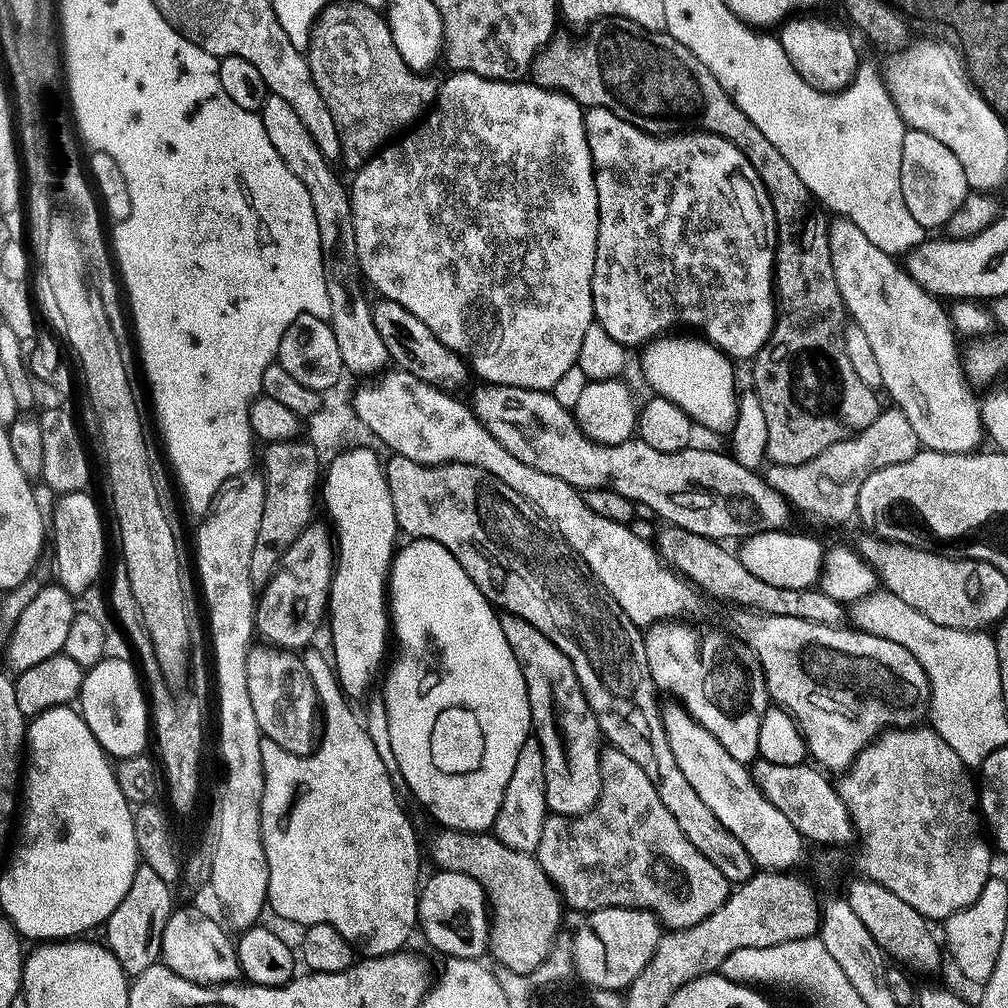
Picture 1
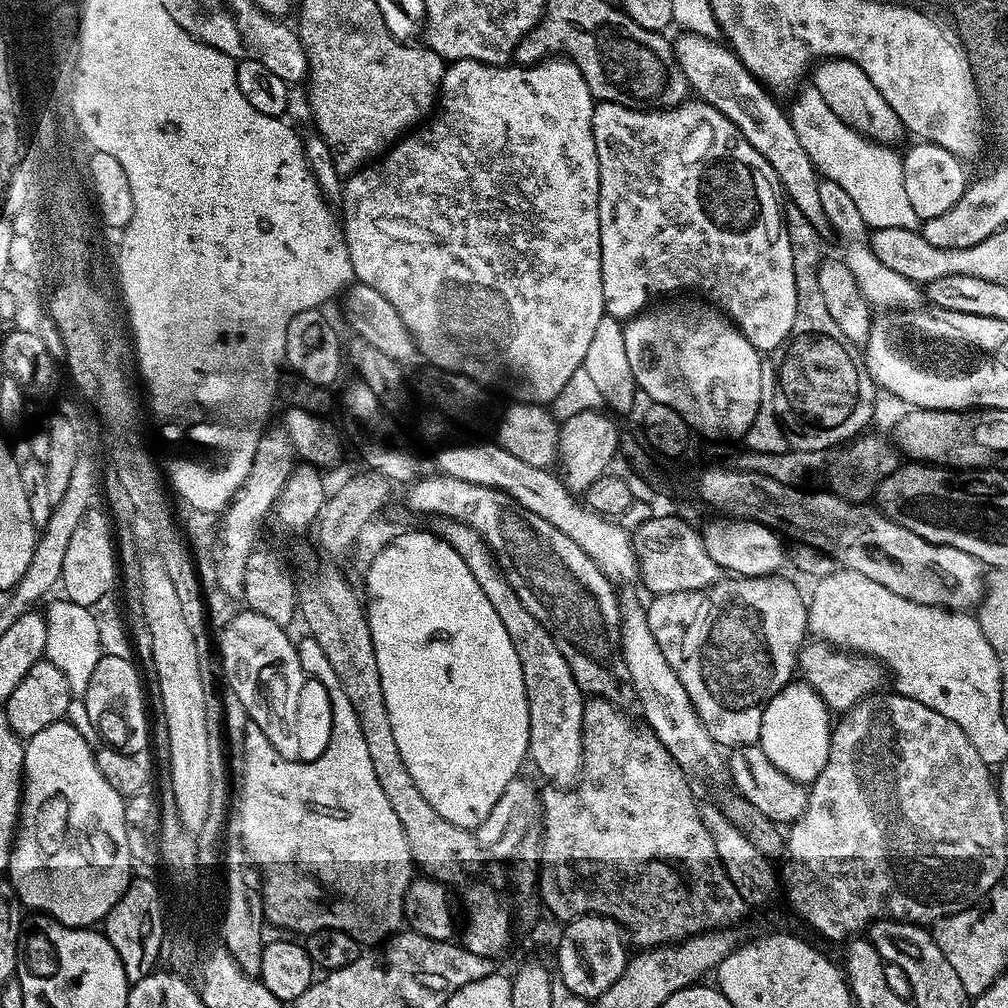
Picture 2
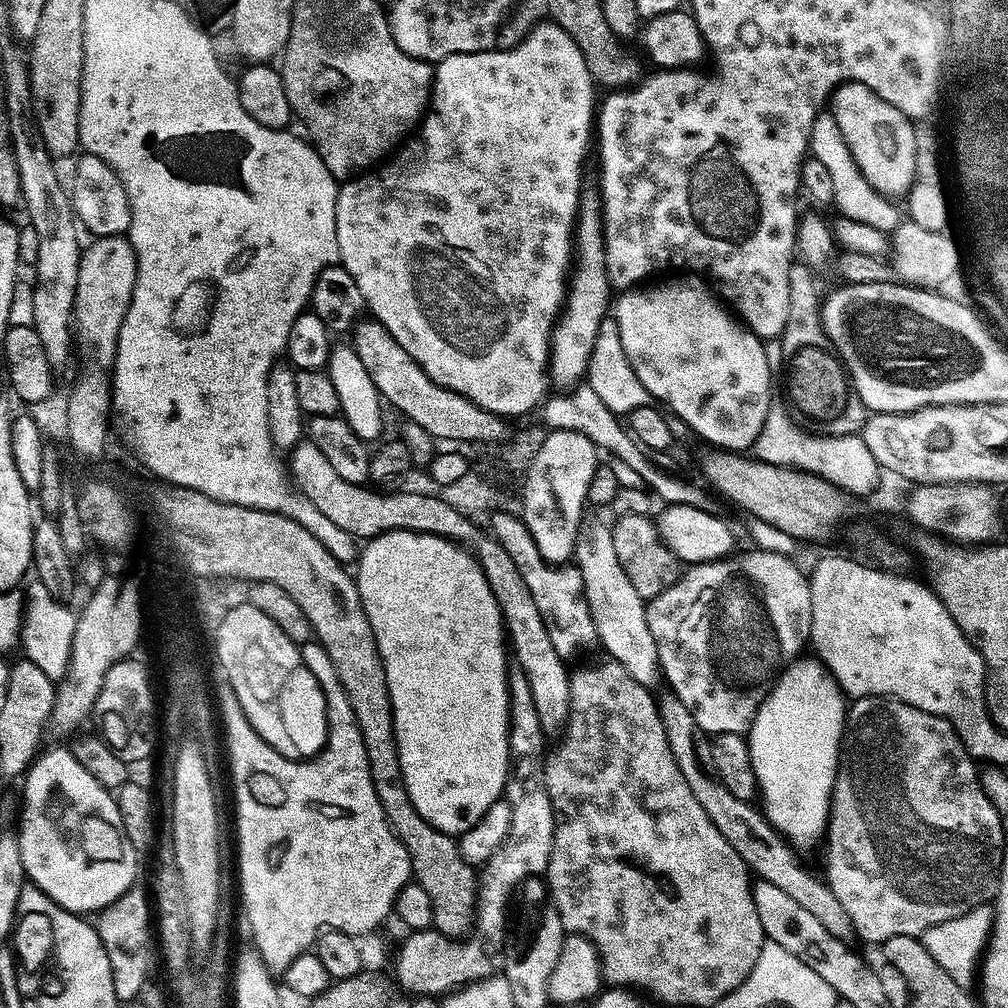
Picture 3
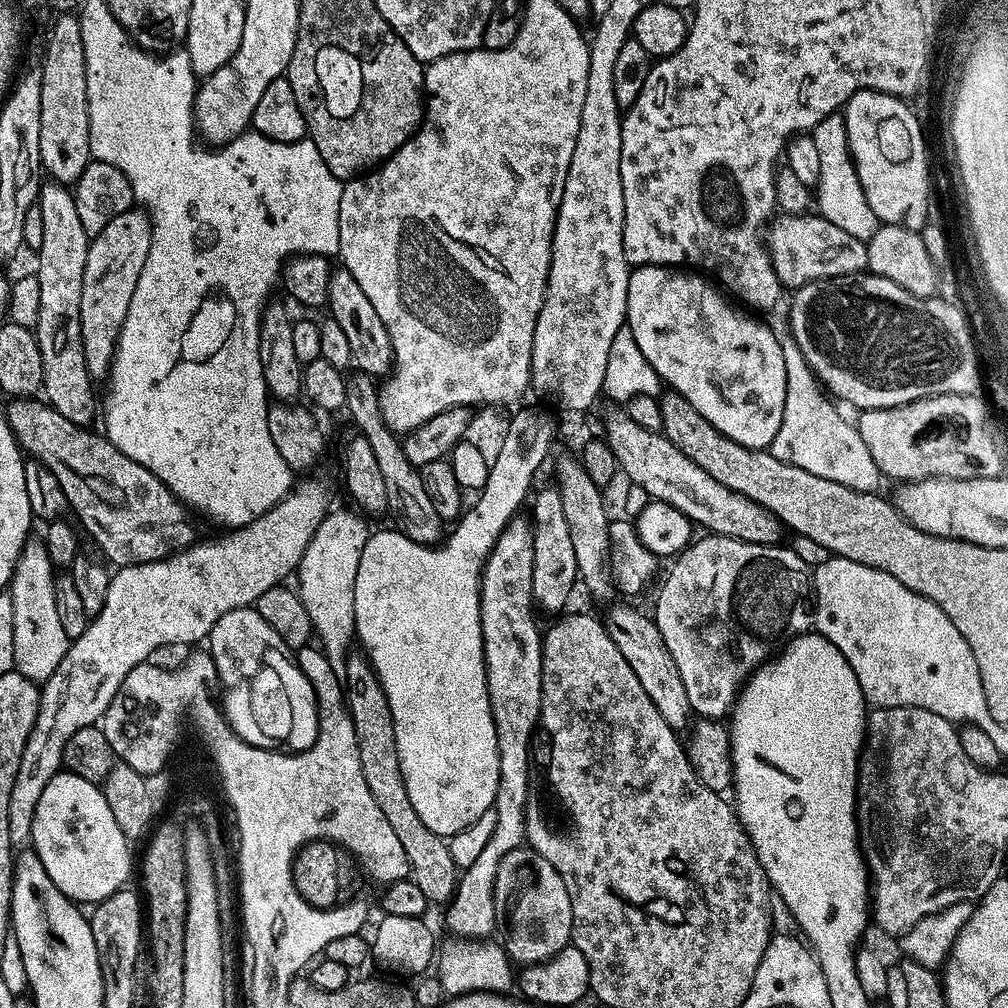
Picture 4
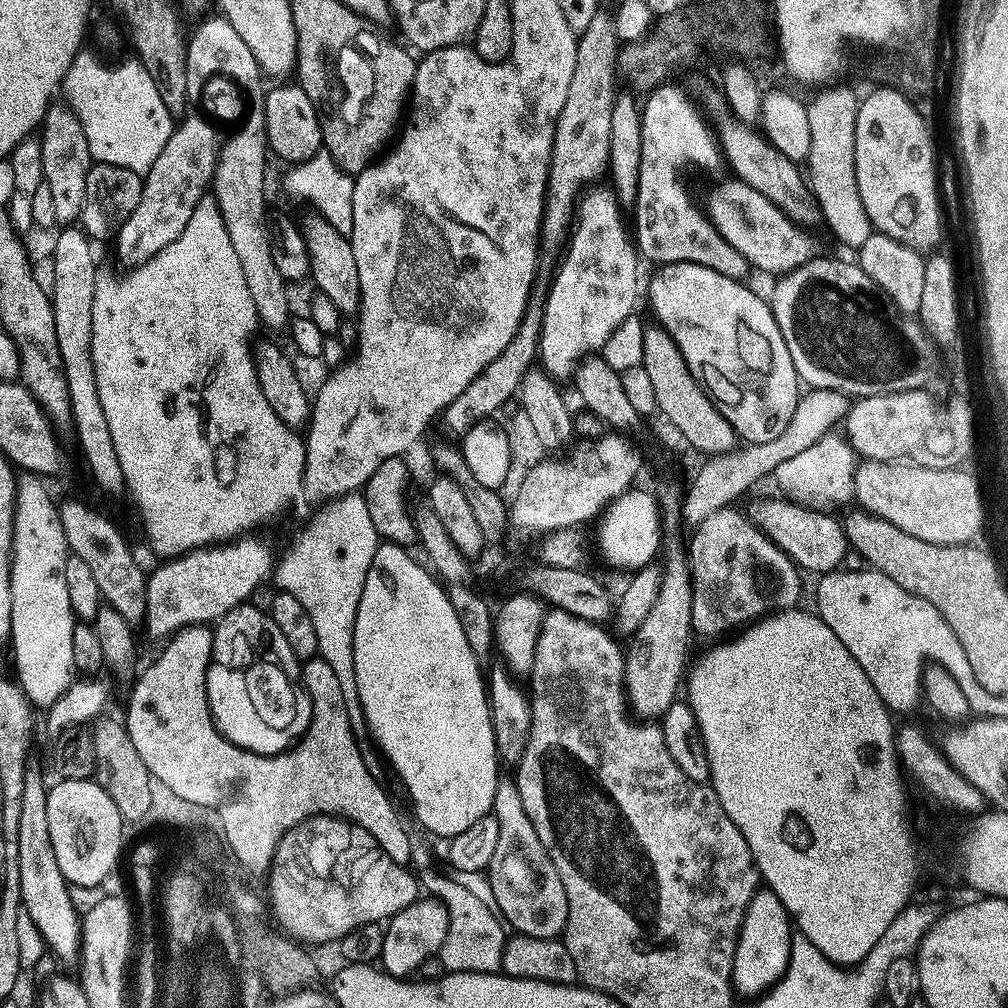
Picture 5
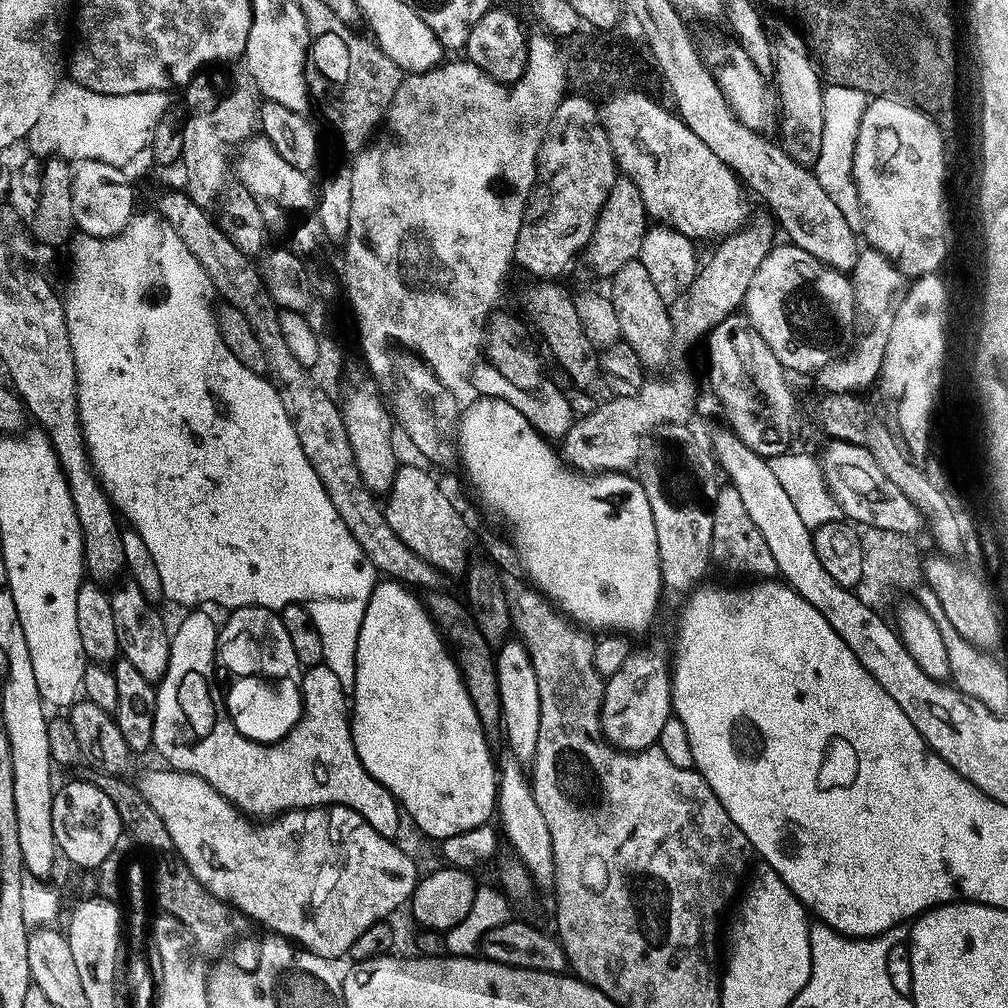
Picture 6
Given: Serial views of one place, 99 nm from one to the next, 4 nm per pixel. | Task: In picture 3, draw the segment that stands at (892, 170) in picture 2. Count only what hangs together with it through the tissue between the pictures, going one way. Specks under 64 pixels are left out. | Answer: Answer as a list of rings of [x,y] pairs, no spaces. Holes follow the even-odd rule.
[[[821,114],[818,122],[814,122],[811,155],[818,162],[822,162],[830,170],[835,185],[835,207],[840,207],[839,215],[846,220],[862,222],[862,226],[872,226],[874,230],[892,234],[900,227],[902,217],[889,197],[882,195],[858,170],[858,162],[854,162],[854,154],[850,154],[850,146],[846,146],[846,138],[842,138],[842,130],[838,130],[838,122],[831,114]]]

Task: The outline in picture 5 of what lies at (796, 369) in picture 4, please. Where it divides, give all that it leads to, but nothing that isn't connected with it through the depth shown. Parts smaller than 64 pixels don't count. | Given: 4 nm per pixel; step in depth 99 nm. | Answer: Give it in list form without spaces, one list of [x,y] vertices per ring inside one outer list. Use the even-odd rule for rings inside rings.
[[[829,434],[810,450],[782,463],[774,473],[776,484],[791,503],[813,510],[836,510],[853,499],[858,457],[855,448],[843,435]]]

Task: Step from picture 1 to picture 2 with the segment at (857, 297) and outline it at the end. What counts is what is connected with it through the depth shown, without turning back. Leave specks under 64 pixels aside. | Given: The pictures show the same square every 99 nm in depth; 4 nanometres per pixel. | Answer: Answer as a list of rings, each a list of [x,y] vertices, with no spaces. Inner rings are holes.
[[[825,179],[820,183],[819,194],[822,210],[825,211],[827,221],[831,224],[833,235],[839,238],[842,244],[842,262],[858,282],[859,289],[862,290],[869,307],[880,312],[919,311],[926,302],[923,291],[900,274],[894,274],[879,261],[872,250],[869,226],[859,213],[858,206],[851,201],[850,194],[836,182]]]

